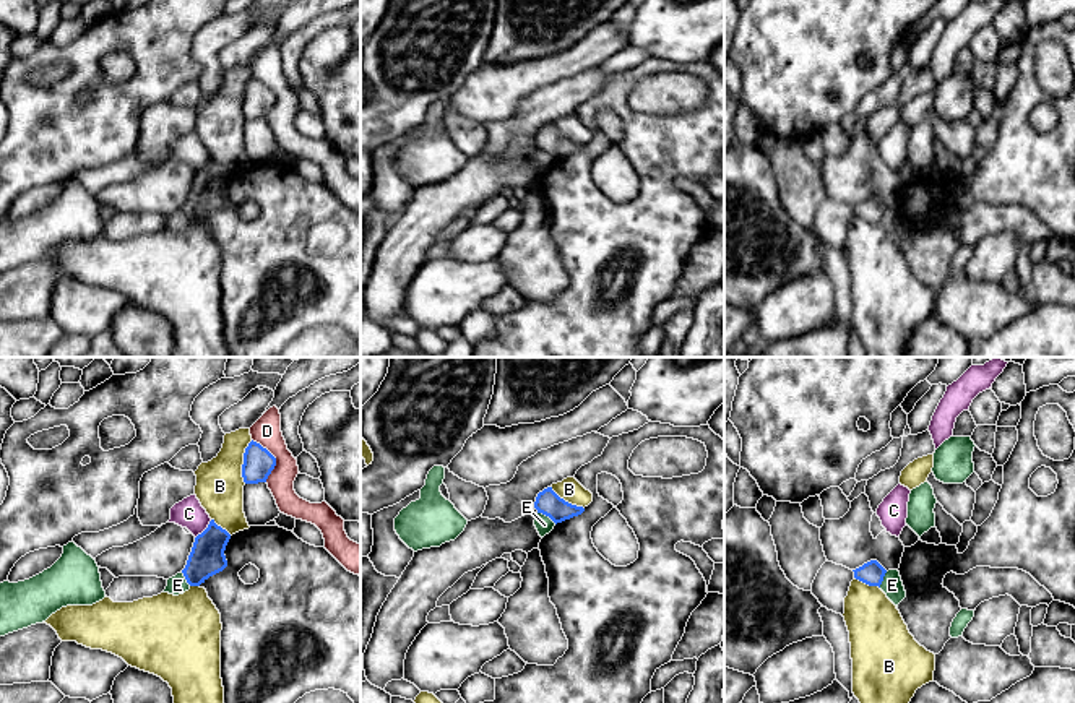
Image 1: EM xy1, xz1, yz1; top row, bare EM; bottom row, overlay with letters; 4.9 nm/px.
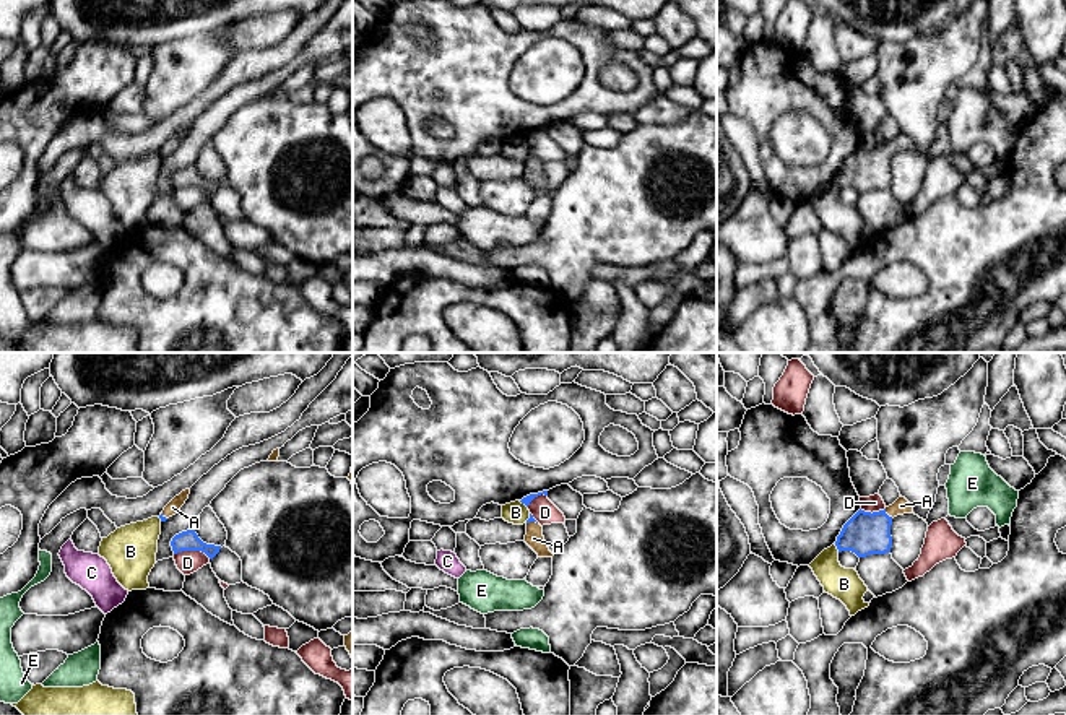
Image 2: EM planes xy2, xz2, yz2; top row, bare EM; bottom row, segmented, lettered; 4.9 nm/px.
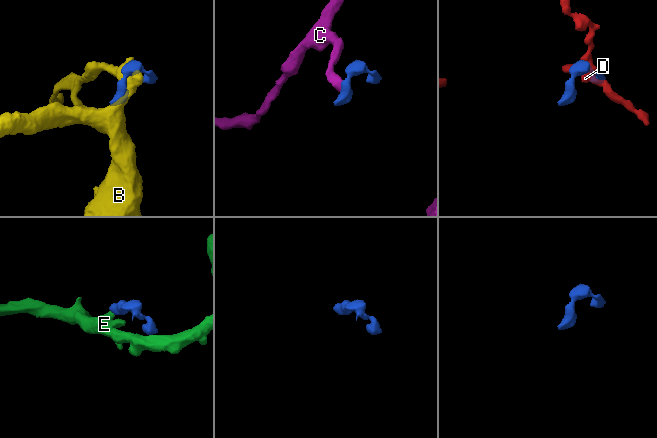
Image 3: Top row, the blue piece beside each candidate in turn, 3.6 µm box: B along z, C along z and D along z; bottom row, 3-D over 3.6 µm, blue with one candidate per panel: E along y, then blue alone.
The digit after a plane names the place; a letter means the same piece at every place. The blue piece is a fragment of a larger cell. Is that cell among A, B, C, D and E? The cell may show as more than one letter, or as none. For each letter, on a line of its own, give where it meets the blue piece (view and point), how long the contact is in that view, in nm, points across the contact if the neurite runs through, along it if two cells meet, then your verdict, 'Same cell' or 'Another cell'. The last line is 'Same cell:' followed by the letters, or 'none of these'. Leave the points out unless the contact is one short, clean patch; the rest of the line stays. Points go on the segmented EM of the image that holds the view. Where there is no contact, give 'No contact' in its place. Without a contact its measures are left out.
A: Touches blue at yz2 (886, 514). Shared border 60 nm. Path across: yz2 (865, 533), (886, 514), (901, 506). Same cell
B: Touches blue at xy1 (244, 461). Shared border 220 nm. Another cell
C: Touches blue at xy1 (205, 530). Shared border 130 nm. Boundary: xy1 (211, 520), (195, 538). Another cell
D: Touches blue at xy1 (275, 458). Shared border 220 nm. Another cell
E: Touches blue at xz1 (548, 515). Shared border 110 nm. Boundary: xz1 (538, 512), (556, 523). Another cell
Same cell: A

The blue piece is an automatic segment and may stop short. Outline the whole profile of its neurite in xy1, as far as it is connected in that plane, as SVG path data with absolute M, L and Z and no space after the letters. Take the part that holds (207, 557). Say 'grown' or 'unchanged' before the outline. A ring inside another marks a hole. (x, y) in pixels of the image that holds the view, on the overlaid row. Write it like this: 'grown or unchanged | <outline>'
unchanged | M214 520L208 528L195 537L187 565L182 570L190 586L200 586L209 576L222 571L227 567L224 555L231 534L218 526Z

